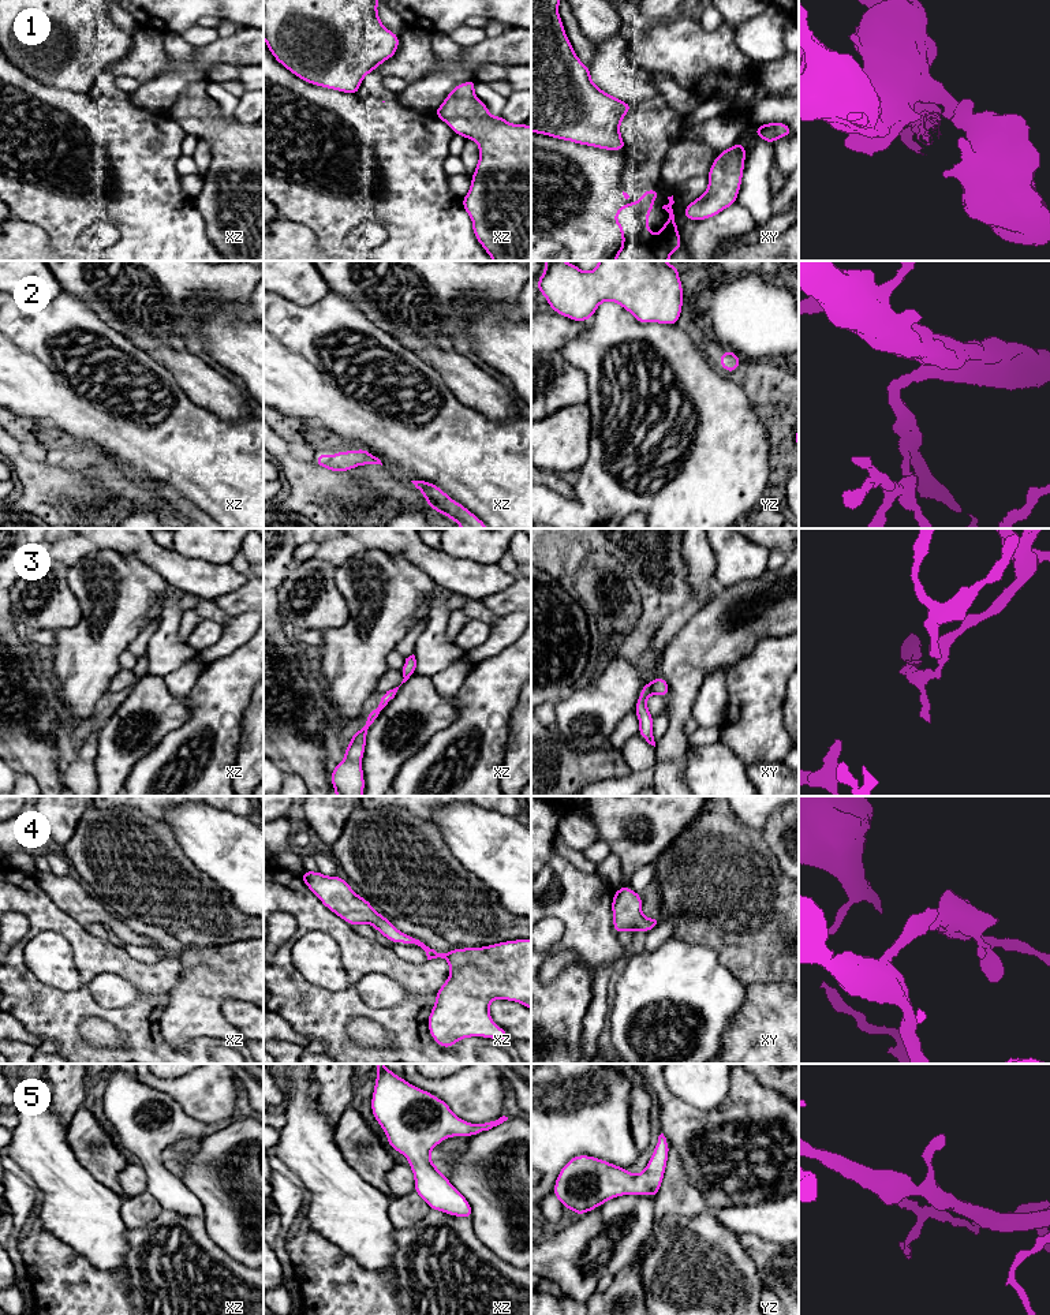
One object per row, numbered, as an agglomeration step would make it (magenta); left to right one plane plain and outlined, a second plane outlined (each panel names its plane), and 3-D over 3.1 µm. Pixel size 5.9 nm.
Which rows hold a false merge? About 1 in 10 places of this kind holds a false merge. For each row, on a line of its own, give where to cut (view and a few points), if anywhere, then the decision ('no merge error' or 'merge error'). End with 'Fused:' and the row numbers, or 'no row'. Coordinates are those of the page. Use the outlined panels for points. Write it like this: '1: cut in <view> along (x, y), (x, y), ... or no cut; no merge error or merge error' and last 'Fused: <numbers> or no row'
1: no cut; no merge error
2: no cut; no merge error
3: no cut; no merge error
4: no cut; no merge error
5: no cut; no merge error
Fused: no row

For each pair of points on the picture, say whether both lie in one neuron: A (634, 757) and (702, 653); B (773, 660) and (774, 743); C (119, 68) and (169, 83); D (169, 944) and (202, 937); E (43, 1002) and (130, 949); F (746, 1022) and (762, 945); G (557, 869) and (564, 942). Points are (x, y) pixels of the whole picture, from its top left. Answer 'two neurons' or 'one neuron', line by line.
A: two neurons
B: one neuron
C: two neurons
D: two neurons
E: two neurons
F: two neurons
G: one neuron

